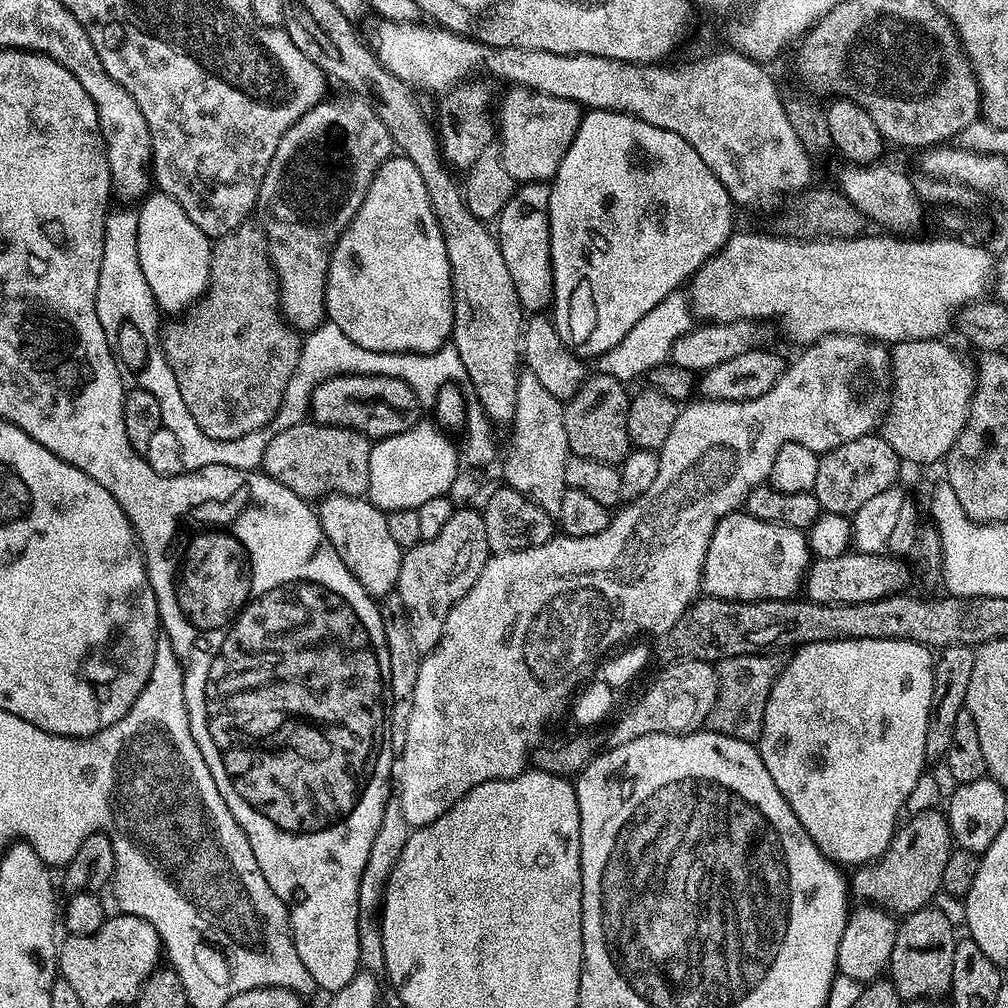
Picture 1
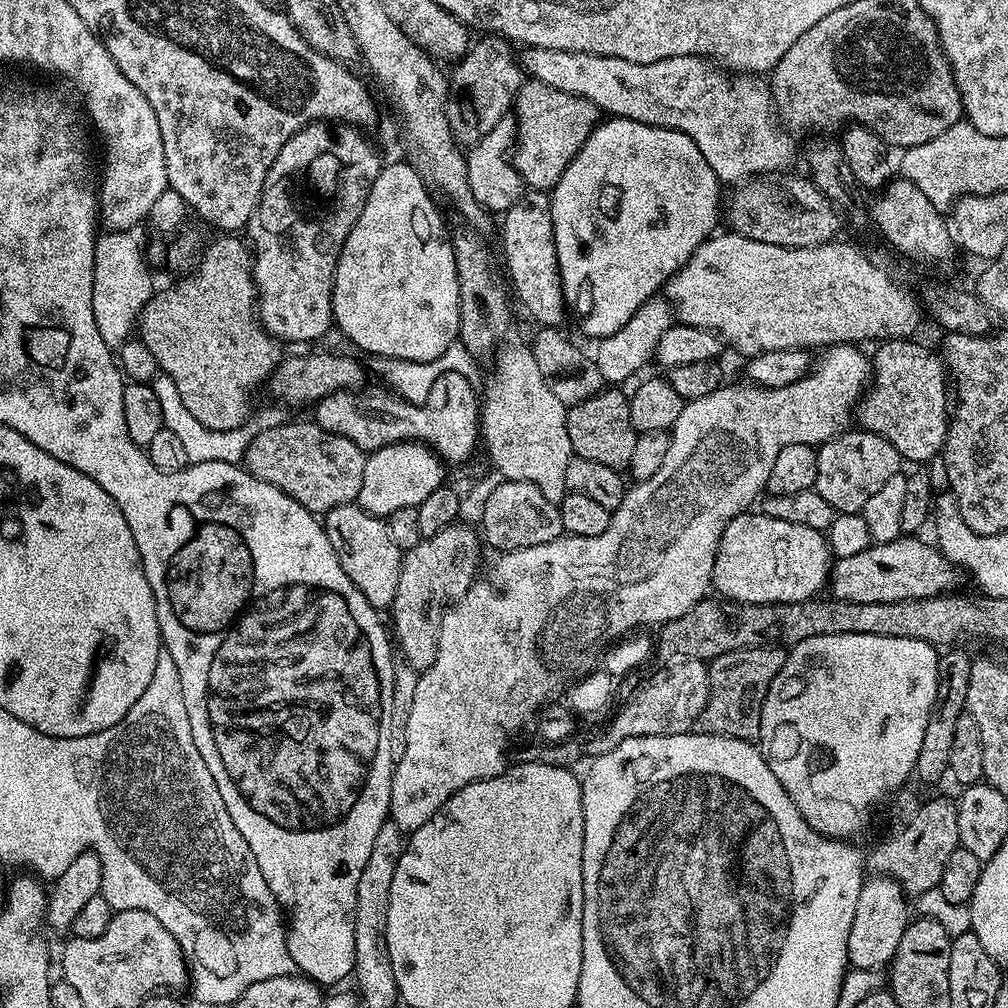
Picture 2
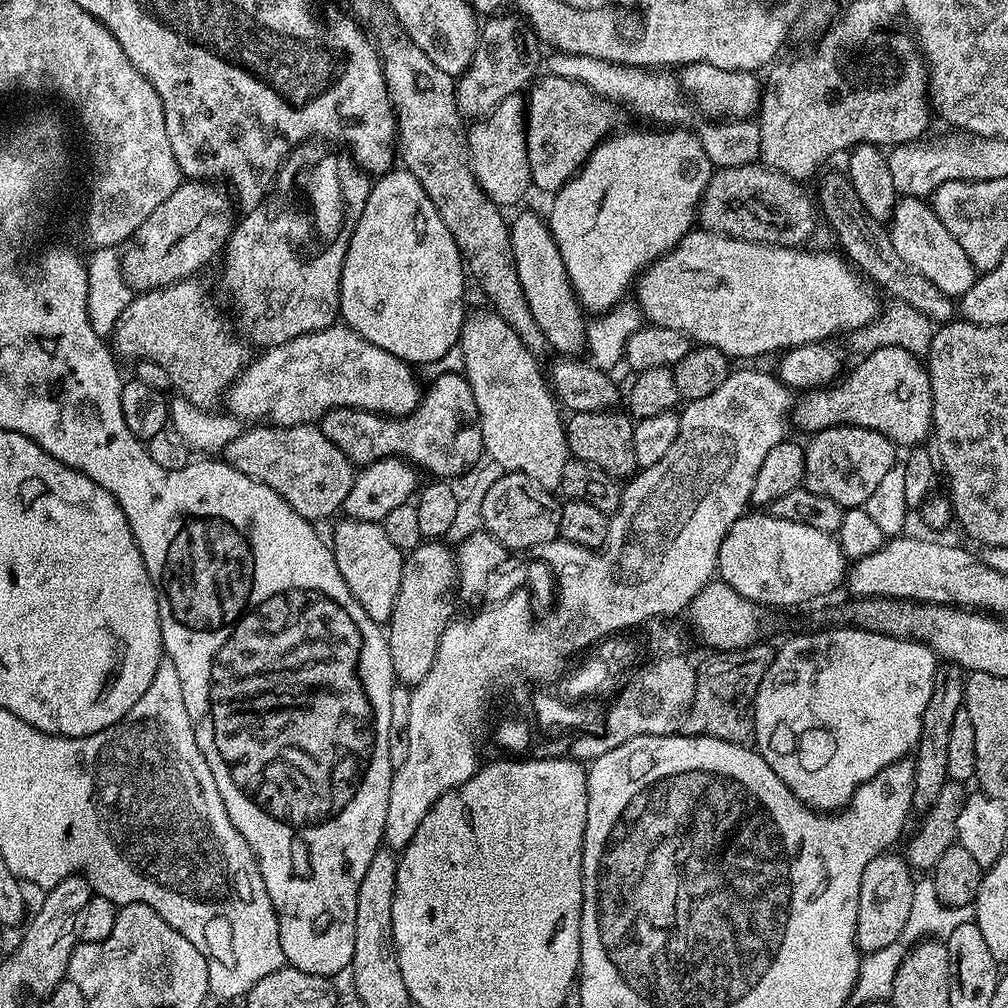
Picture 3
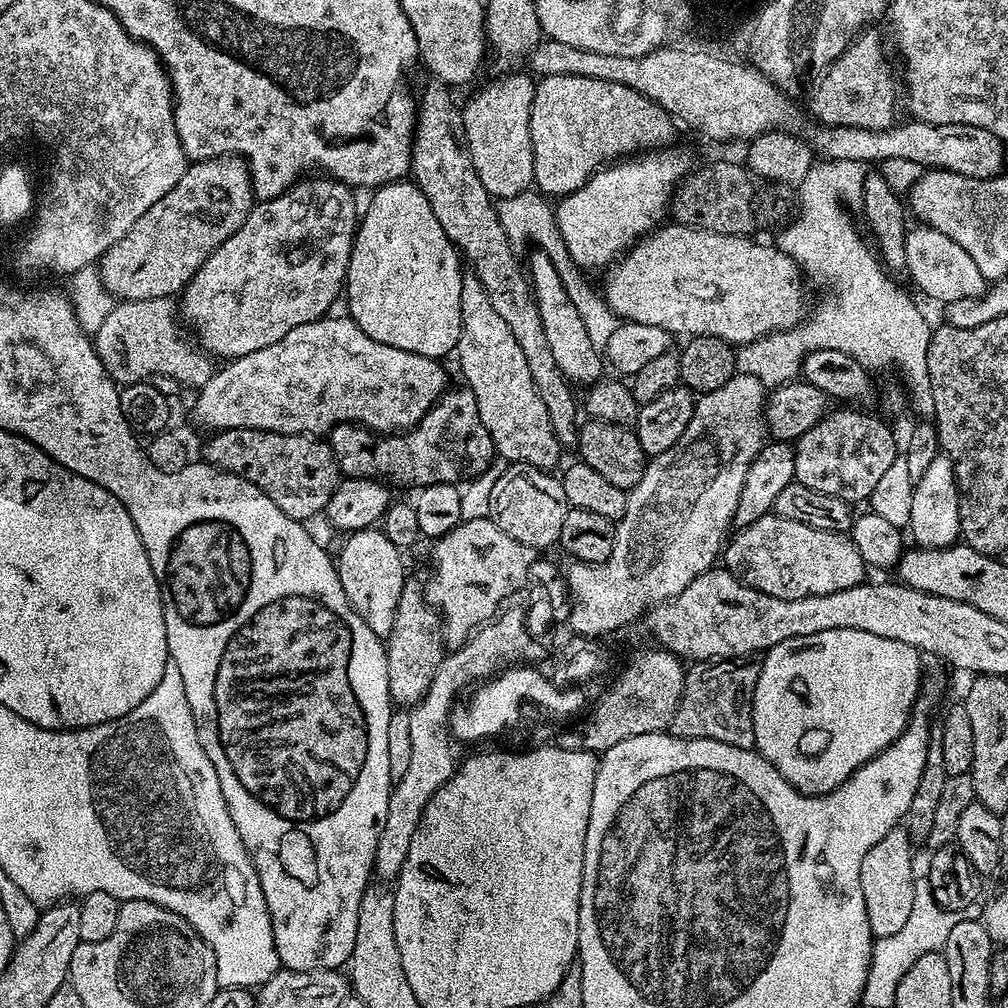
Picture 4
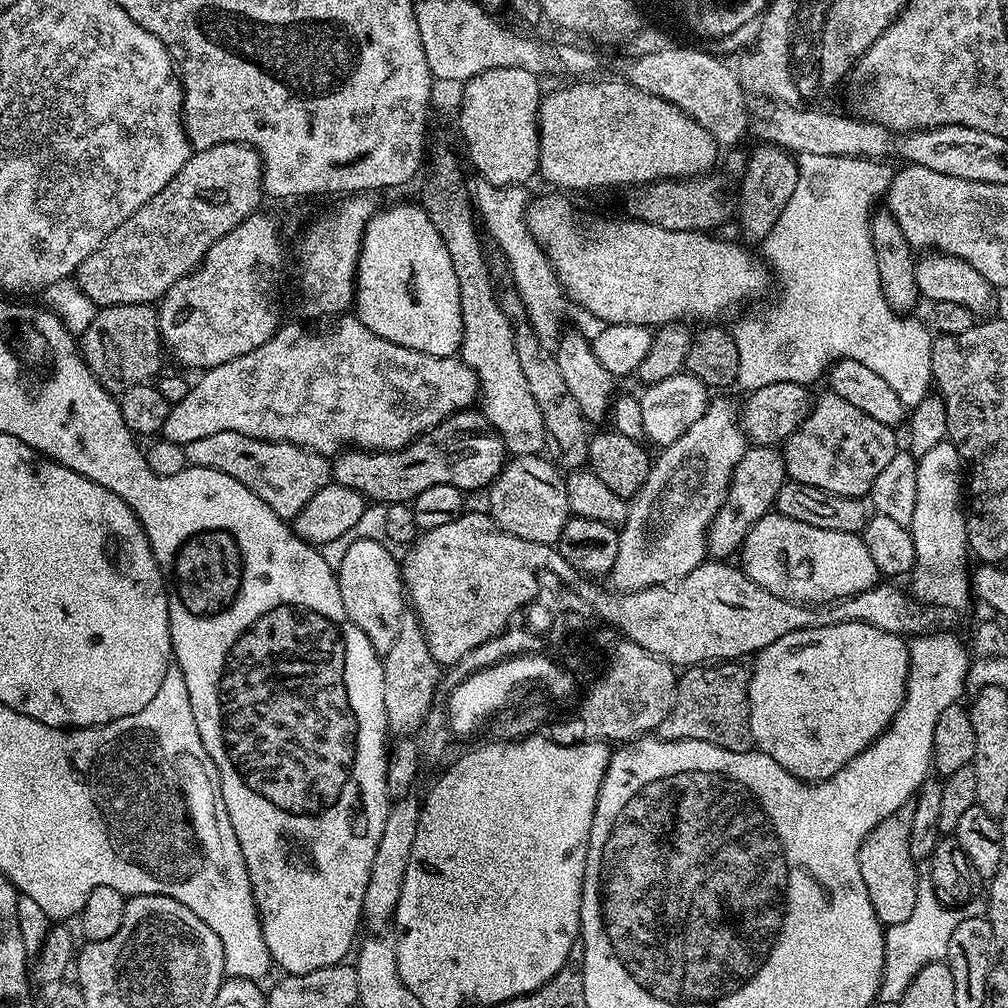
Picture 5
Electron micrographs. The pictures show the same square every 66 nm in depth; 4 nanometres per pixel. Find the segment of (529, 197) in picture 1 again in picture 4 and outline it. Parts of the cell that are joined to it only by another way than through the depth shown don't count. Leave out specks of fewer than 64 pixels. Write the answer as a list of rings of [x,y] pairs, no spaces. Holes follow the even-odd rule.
[[[536,250],[532,257],[526,260],[526,275],[532,286],[532,297],[536,300],[538,314],[542,318],[542,330],[546,330],[546,338],[554,359],[558,362],[558,370],[573,385],[587,386],[596,383],[605,375],[606,360],[601,349],[590,342],[590,334],[586,334],[586,322],[582,314],[570,302],[570,294],[566,294],[566,286],[560,277],[560,270],[555,259],[552,260],[547,251]]]

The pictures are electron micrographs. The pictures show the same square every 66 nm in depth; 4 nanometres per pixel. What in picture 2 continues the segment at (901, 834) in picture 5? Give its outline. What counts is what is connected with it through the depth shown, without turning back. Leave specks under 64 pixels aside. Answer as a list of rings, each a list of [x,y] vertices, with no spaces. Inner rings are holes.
[[[872,874],[865,879],[858,894],[854,922],[850,922],[848,963],[852,968],[878,970],[882,968],[882,964],[891,965],[894,954],[898,950],[898,942],[902,942],[902,934],[906,934],[906,926],[910,922],[908,903],[910,900],[903,886],[893,876]]]

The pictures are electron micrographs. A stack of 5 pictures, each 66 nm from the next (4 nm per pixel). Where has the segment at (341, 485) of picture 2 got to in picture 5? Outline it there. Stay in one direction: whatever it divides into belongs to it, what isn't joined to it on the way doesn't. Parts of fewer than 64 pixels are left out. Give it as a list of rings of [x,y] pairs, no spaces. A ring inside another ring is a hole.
[[[221,430],[218,434],[206,434],[206,438],[184,445],[184,458],[191,467],[218,470],[230,474],[230,478],[242,482],[246,490],[258,494],[278,518],[286,522],[296,516],[327,484],[333,483],[332,461],[305,448],[294,446],[290,442],[274,442],[250,438],[246,434],[234,434],[234,430]]]

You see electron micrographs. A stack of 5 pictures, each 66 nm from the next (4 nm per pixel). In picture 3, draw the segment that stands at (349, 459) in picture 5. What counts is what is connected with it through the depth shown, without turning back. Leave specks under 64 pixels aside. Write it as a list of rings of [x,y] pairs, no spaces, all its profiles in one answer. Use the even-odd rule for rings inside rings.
[[[453,371],[444,372],[433,380],[433,384],[429,388],[427,385],[426,391],[421,395],[416,411],[408,416],[381,416],[378,412],[367,412],[361,408],[335,408],[318,421],[318,427],[322,434],[326,434],[326,438],[330,438],[330,442],[334,442],[334,446],[338,446],[338,450],[342,450],[342,454],[346,454],[346,458],[352,460],[353,465],[363,466],[399,456],[421,473],[429,472],[432,475],[429,477],[439,478],[444,482],[451,481],[451,476],[462,475],[467,468],[472,468],[479,462],[480,456],[482,460],[485,455],[482,426],[474,394],[464,375]]]

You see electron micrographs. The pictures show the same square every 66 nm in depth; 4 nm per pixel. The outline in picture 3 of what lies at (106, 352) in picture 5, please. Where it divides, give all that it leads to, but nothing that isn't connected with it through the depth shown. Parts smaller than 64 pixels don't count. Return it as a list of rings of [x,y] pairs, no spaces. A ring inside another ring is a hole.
[[[199,279],[180,280],[165,288],[152,288],[148,292],[133,295],[126,310],[122,310],[116,320],[116,327],[110,335],[110,344],[117,357],[139,362],[158,362],[166,374],[170,374],[172,388],[185,396],[195,408],[215,409],[215,404],[225,399],[228,387],[239,378],[250,359],[249,345],[239,335],[233,334],[224,325],[222,317],[216,313],[214,305],[208,301],[208,292],[199,284]]]

